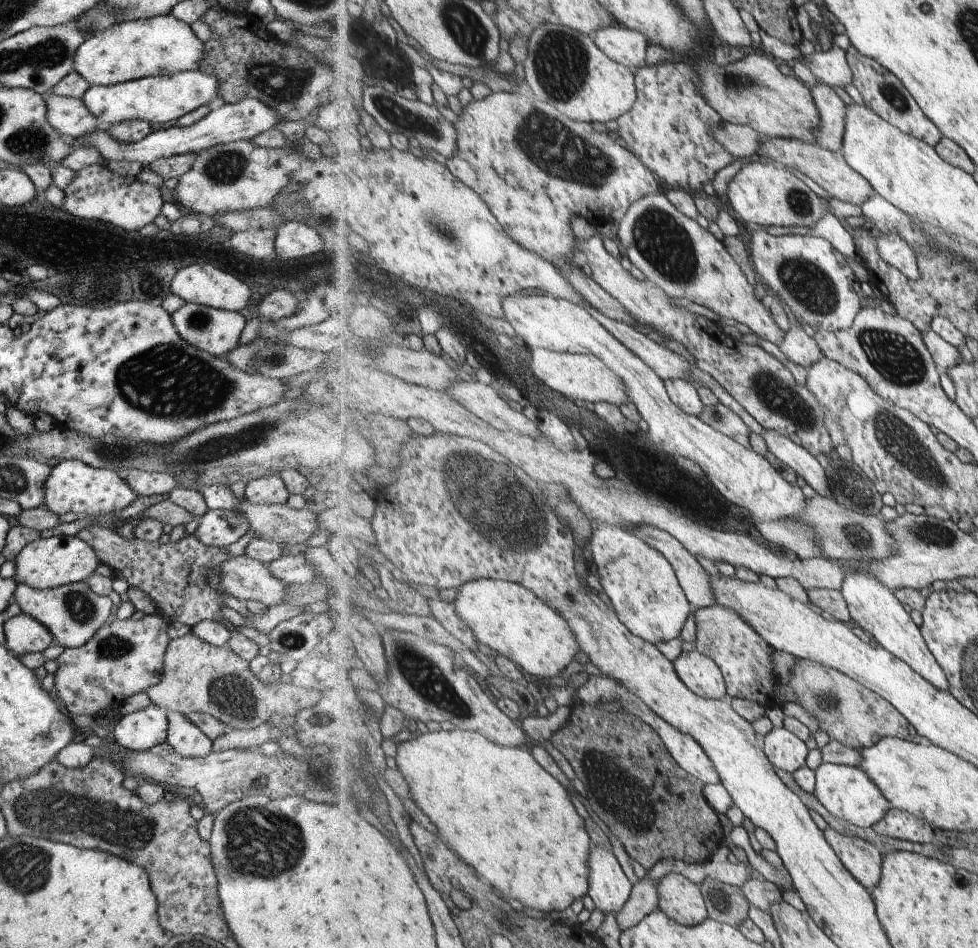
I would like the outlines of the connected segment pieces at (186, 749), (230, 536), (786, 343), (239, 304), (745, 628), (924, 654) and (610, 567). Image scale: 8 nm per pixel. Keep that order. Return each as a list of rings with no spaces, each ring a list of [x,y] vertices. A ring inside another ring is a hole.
[[[166,711],[168,728],[167,745],[183,757],[205,757],[211,755],[211,740],[188,720],[185,715]]]
[[[208,509],[197,520],[199,526],[193,534],[204,546],[226,548],[237,542],[249,528],[240,513],[229,510]]]
[[[803,328],[789,330],[778,345],[783,355],[794,364],[809,370],[815,362],[823,358],[823,350],[813,336],[809,336]]]
[[[201,260],[177,269],[171,280],[171,293],[177,295],[185,303],[194,303],[229,312],[238,312],[246,306],[249,300],[249,288],[241,280],[219,268],[213,268]]]
[[[715,605],[696,610],[697,620],[696,647],[705,655],[708,655],[720,668],[724,675],[725,684],[728,688],[728,699],[739,698],[741,700],[751,700],[767,708],[781,708],[783,702],[776,702],[773,698],[773,690],[780,687],[779,678],[773,673],[773,660],[771,654],[777,651],[761,634],[757,634],[755,626],[744,615],[739,614],[737,610],[727,606]]]
[[[857,559],[837,561],[839,566],[845,566],[845,572],[847,572],[840,592],[848,604],[853,624],[861,626],[881,646],[908,662],[913,670],[916,670],[936,687],[948,689],[950,684],[944,668],[937,662],[933,651],[929,650],[928,642],[925,640],[920,626],[915,622],[911,613],[907,613],[907,610],[903,608],[898,594],[881,582],[878,576],[874,575],[867,567],[861,568],[860,562],[863,561]]]
[[[606,524],[593,527],[589,553],[596,563],[594,572],[600,578],[613,609],[633,634],[652,644],[681,636],[681,630],[692,617],[694,608],[665,554],[649,546],[639,536],[619,526]]]

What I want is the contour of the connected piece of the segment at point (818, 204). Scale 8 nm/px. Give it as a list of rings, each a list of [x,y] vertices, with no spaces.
[[[759,158],[754,159],[753,162],[745,162],[745,164],[741,166],[727,186],[726,197],[727,200],[729,200],[729,204],[733,207],[733,210],[737,212],[745,223],[756,223],[763,227],[780,226],[789,228],[794,226],[806,226],[812,228],[829,212],[825,200],[819,198],[799,176],[791,174],[789,169],[785,167],[779,167]]]

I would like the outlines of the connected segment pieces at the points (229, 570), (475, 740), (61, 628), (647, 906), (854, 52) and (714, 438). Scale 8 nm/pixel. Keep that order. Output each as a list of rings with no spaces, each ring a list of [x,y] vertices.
[[[233,556],[221,566],[221,584],[229,597],[261,602],[266,608],[288,601],[289,584],[271,576],[265,564],[249,556]]]
[[[457,728],[449,732],[445,732],[445,730],[427,732],[427,734],[419,735],[418,737],[416,735],[406,734],[397,741],[397,748],[398,753],[395,757],[398,766],[397,769],[400,771],[408,785],[413,802],[415,802],[416,806],[431,820],[432,824],[436,827],[436,832],[441,834],[445,840],[448,840],[451,850],[455,851],[467,864],[471,865],[480,876],[481,880],[486,880],[491,887],[500,892],[501,896],[504,898],[513,898],[513,900],[518,900],[524,906],[529,906],[529,908],[534,908],[538,911],[550,912],[552,914],[560,910],[565,910],[565,908],[569,908],[569,906],[575,902],[576,898],[581,898],[582,896],[585,896],[585,894],[588,894],[591,874],[591,865],[588,864],[588,858],[589,853],[592,853],[593,843],[591,842],[591,838],[589,838],[589,834],[587,834],[587,830],[585,830],[585,822],[583,822],[583,818],[577,814],[577,810],[575,810],[575,806],[573,806],[573,802],[571,802],[571,796],[569,796],[569,792],[565,790],[563,784],[560,784],[557,778],[553,778],[553,776],[551,776],[551,774],[549,774],[549,772],[547,772],[547,770],[533,758],[530,749],[523,750],[523,748],[519,747],[503,747],[491,742],[491,740],[488,740],[483,734],[479,734],[479,732],[465,731]]]
[[[82,581],[46,590],[35,590],[27,584],[17,582],[11,602],[15,602],[21,613],[39,622],[53,636],[53,643],[64,649],[83,646],[93,632],[97,632],[109,621],[109,612],[113,608],[108,596],[95,595]]]
[[[645,878],[634,885],[627,905],[615,916],[621,932],[639,924],[648,914],[659,908],[659,883],[660,881]]]
[[[853,44],[848,47],[846,54],[848,63],[854,72],[853,85],[863,96],[865,104],[878,115],[881,115],[881,118],[884,118],[889,124],[936,147],[944,134],[925,114],[925,111],[919,106],[919,103],[915,100],[911,91],[903,84],[903,81],[888,68],[885,68],[878,60],[861,54]]]
[[[513,294],[511,298],[505,298],[505,312],[507,321],[523,339],[525,345],[533,348],[545,348],[546,350],[558,351],[570,354],[595,354],[601,358],[627,386],[629,400],[637,406],[642,419],[648,424],[649,440],[662,452],[670,456],[683,456],[695,462],[703,468],[706,476],[718,492],[727,500],[738,507],[747,509],[755,518],[760,520],[787,520],[801,516],[807,508],[807,496],[799,486],[793,486],[787,482],[781,472],[777,470],[769,459],[758,454],[752,447],[745,447],[733,438],[714,430],[709,424],[700,420],[696,415],[687,414],[669,397],[664,381],[657,372],[636,356],[625,344],[622,344],[597,318],[593,318],[591,312],[581,308],[571,300],[556,298],[553,295],[537,296],[537,294]]]

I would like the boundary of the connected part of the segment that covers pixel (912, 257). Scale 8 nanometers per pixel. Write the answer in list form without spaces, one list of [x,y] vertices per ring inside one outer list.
[[[885,233],[878,238],[878,247],[885,262],[896,266],[916,281],[921,274],[918,258],[908,242],[899,233]]]

